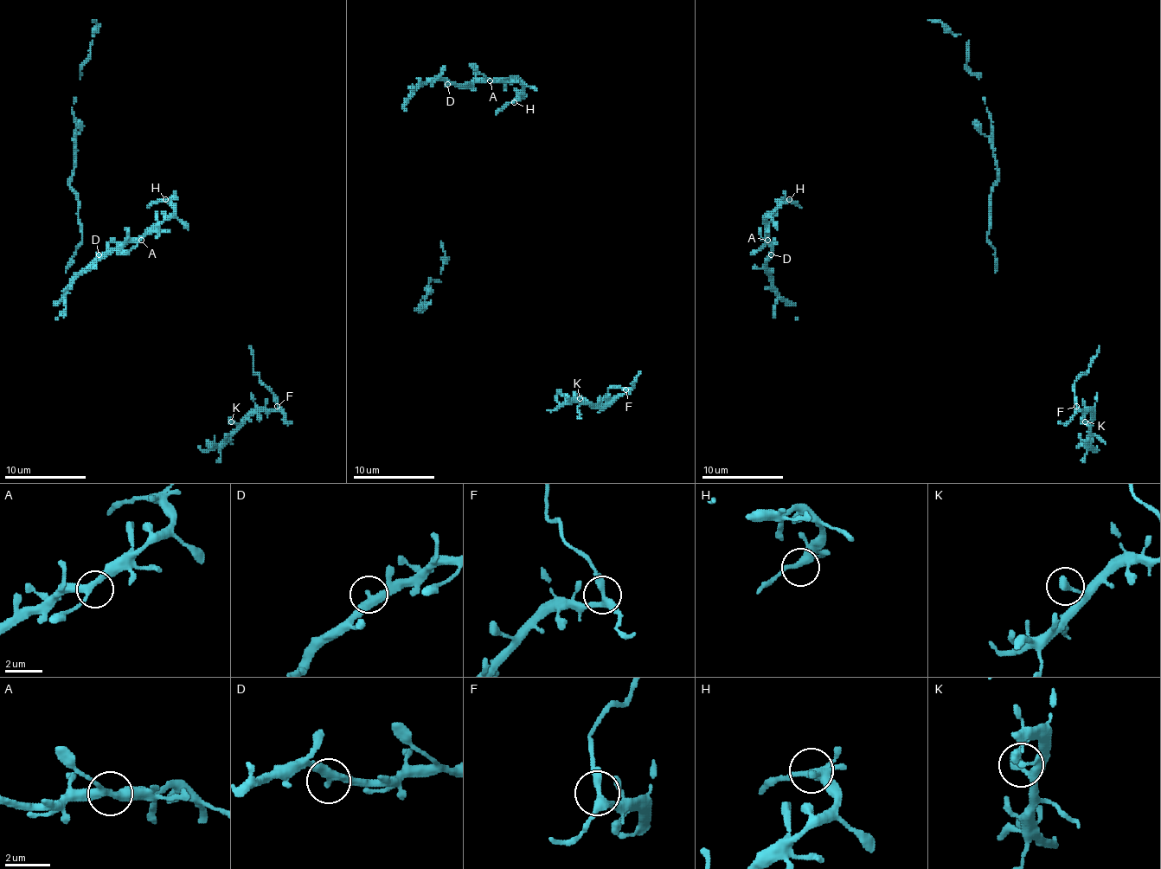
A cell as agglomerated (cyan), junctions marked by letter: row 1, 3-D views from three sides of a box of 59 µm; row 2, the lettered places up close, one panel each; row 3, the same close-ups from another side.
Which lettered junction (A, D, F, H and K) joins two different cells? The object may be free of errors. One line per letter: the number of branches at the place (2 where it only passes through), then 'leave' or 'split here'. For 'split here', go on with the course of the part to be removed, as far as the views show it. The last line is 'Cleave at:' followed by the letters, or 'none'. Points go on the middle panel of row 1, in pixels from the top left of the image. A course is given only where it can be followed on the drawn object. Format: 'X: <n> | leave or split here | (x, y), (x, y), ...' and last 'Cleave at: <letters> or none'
A: 3 | leave
D: 2 | leave
F: 3 | split here | (626, 389), (610, 388), (598, 412)
H: 3 | leave
K: 1 | leave
Cleave at: F

